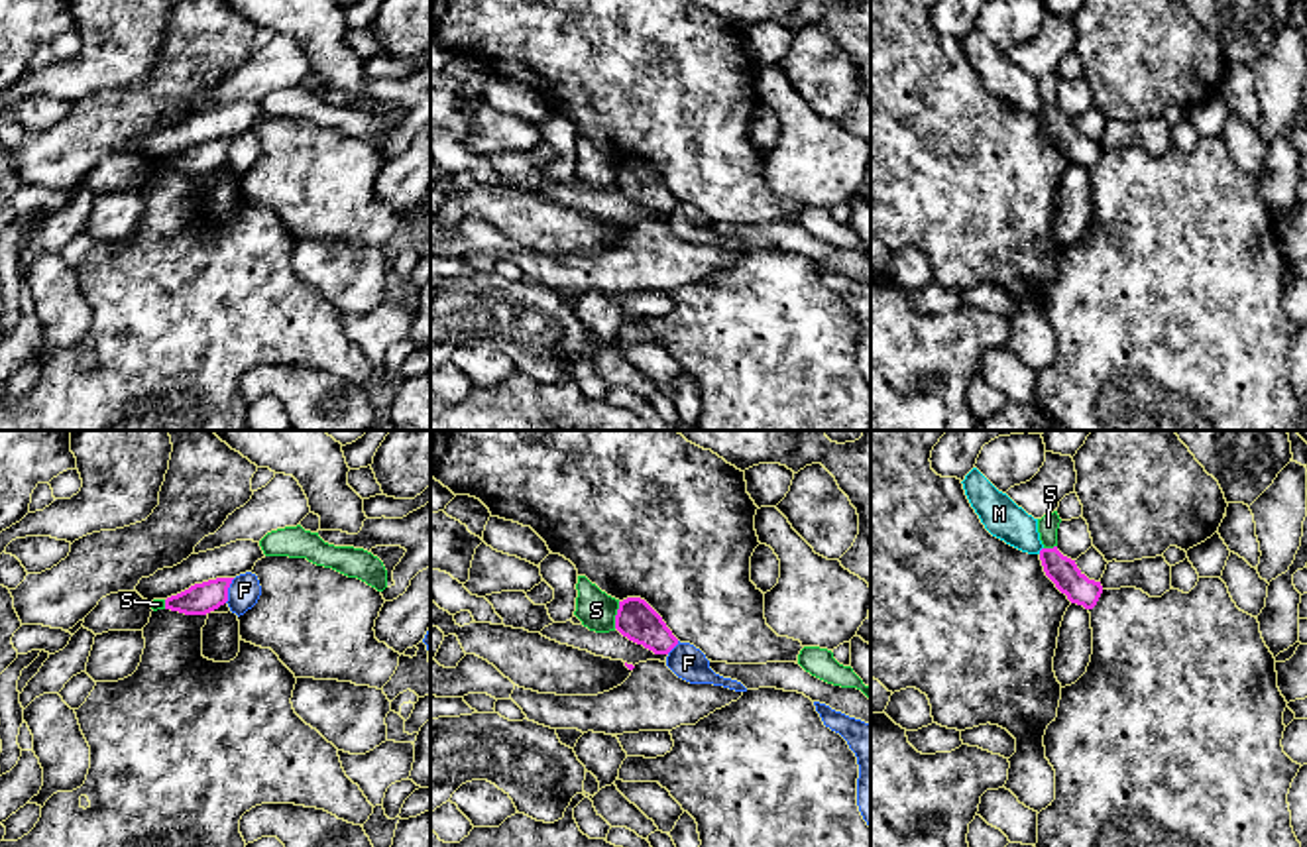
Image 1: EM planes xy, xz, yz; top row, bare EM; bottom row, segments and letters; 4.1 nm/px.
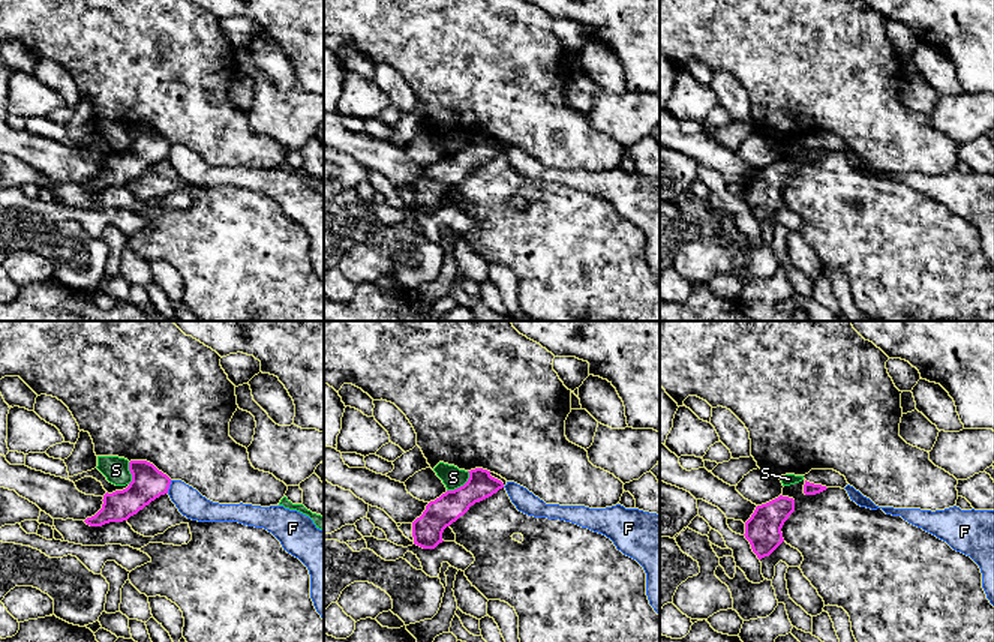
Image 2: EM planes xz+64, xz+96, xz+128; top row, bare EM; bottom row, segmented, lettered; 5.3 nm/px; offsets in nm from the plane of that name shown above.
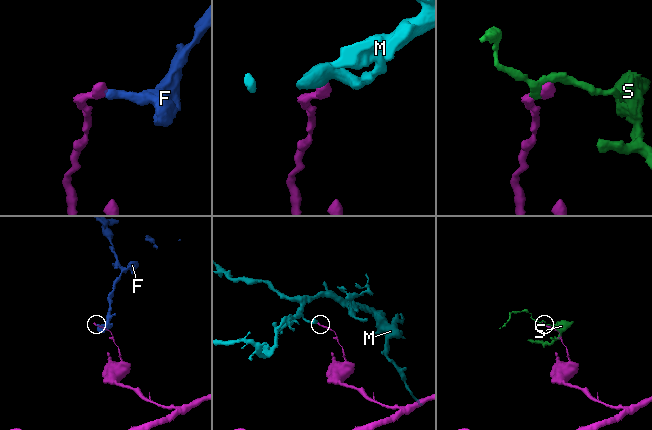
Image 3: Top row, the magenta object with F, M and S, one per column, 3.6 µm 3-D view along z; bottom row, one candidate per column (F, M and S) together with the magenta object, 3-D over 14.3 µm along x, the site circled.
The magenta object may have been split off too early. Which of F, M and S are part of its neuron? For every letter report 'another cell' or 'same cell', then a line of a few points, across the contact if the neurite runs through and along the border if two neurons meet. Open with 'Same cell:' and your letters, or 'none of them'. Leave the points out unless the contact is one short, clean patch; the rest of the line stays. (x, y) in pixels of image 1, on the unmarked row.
Same cell: none of them
F: another cell | xy (234, 138), (225, 162)
M: another cell | yz (1042, 107), (1038, 112)
S: another cell | xz (620, 162), (614, 187)

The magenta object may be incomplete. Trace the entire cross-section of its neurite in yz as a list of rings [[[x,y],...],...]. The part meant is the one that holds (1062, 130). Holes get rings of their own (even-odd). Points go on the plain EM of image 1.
[[[1057,106],[1042,108],[1040,120],[1046,136],[1055,147],[1067,155],[1071,163],[1093,169],[1103,153],[1101,141],[1089,140],[1075,124],[1075,120],[1063,116]]]

